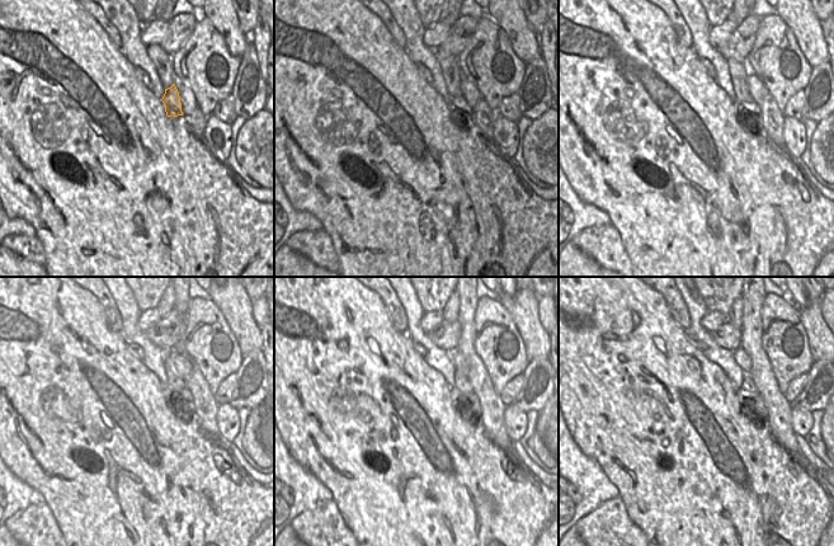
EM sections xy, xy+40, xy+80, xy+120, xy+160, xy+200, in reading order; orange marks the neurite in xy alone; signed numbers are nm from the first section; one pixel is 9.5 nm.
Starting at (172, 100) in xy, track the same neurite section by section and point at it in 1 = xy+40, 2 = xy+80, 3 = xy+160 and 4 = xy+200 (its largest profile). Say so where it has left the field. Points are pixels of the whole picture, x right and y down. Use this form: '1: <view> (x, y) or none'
1: xy+40 (457, 102)
2: xy+80 (753, 107)
3: xy+160 (472, 400)
4: xy+200 (761, 413)

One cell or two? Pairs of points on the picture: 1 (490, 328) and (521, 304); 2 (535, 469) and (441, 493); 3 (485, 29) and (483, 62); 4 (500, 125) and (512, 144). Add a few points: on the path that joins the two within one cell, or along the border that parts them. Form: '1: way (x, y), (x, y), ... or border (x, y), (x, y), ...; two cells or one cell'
1: border (498, 299), (522, 339); two cells
2: border (524, 464), (545, 485); two cells
3: way (485, 37), (485, 55); one cell
4: way (504, 130), (508, 133), (508, 139); one cell

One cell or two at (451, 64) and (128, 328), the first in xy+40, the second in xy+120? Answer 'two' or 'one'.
two

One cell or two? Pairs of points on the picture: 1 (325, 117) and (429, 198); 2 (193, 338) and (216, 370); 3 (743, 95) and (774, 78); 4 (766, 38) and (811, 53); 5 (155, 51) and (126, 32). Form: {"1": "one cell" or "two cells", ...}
{"1": "one cell", "2": "one cell", "3": "two cells", "4": "two cells", "5": "two cells"}

